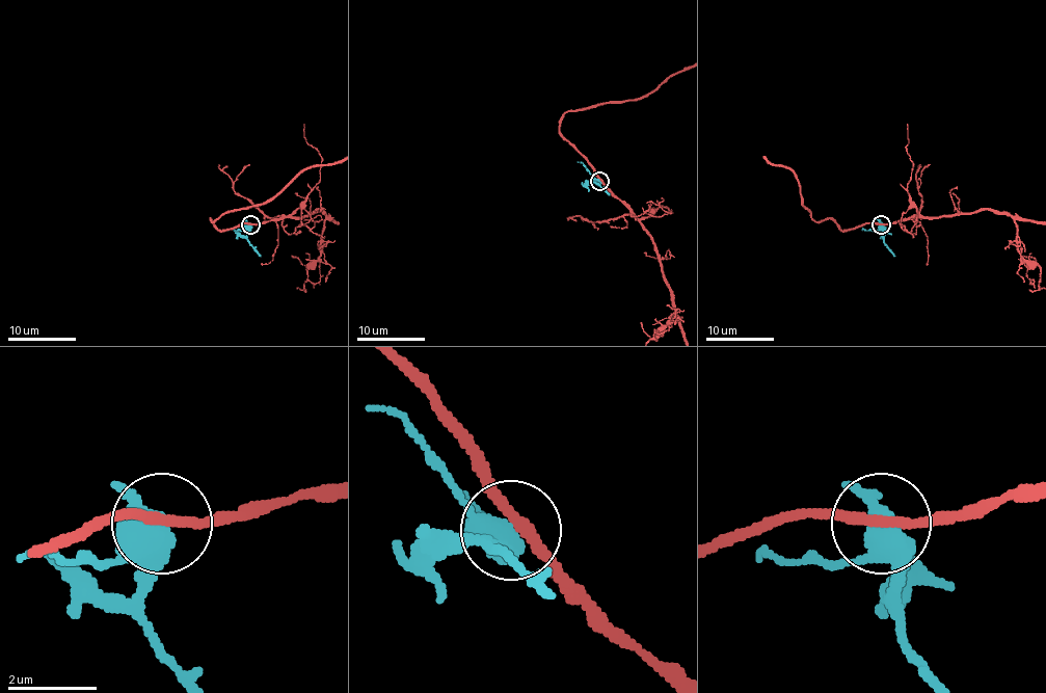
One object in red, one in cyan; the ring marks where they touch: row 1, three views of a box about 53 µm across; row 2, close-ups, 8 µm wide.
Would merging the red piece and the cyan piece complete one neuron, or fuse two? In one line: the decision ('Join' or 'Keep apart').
Keep apart

